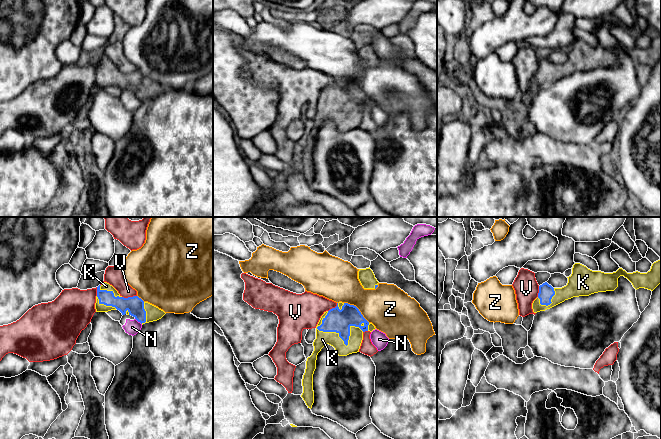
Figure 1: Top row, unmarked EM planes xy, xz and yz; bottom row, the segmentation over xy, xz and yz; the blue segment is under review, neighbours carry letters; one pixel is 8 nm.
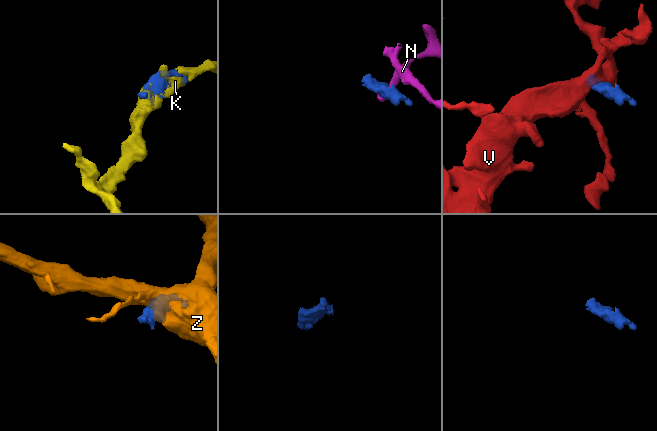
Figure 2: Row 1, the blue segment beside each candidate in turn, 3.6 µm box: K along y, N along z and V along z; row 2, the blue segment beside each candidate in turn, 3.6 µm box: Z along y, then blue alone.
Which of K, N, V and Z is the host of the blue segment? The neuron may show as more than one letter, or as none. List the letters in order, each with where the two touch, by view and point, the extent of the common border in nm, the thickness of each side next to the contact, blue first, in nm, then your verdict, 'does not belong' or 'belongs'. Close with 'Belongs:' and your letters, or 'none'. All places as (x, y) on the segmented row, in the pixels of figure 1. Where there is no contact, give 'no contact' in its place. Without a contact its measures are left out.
K: xz (345, 344) | 380 nm | 190/110 nm | belongs
N: xy (138, 321) | 80 nm | 140/120 nm | does not belong
V: xy (129, 297) | 120 nm | 140/150 nm | does not belong
Z: xz (358, 309) | 260 nm | 190/360 nm | does not belong
Belongs: K

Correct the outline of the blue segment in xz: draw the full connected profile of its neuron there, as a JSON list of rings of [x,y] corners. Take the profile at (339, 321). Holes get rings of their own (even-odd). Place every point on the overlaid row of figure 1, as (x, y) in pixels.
[[[337,303],[335,308],[324,312],[316,326],[314,351],[306,361],[306,369],[302,379],[303,393],[301,397],[308,408],[314,403],[313,374],[316,369],[317,355],[327,344],[333,346],[339,356],[347,356],[359,352],[363,333],[372,332],[375,326],[369,323],[359,309],[348,303]]]

